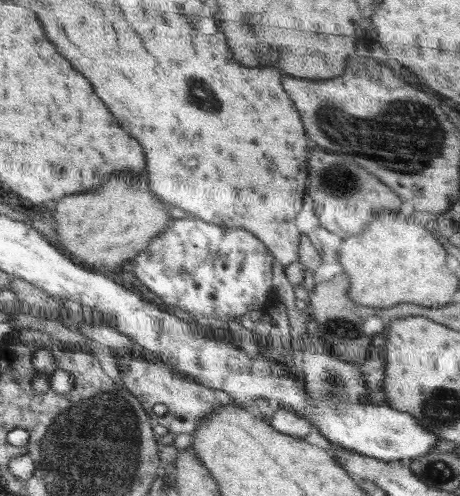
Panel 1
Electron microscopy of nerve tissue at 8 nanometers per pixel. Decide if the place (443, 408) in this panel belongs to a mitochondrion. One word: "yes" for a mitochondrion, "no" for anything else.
yes

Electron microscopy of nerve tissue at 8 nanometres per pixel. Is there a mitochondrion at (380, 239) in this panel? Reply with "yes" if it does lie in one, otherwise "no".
no

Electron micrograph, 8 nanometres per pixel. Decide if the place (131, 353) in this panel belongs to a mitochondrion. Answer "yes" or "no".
no

